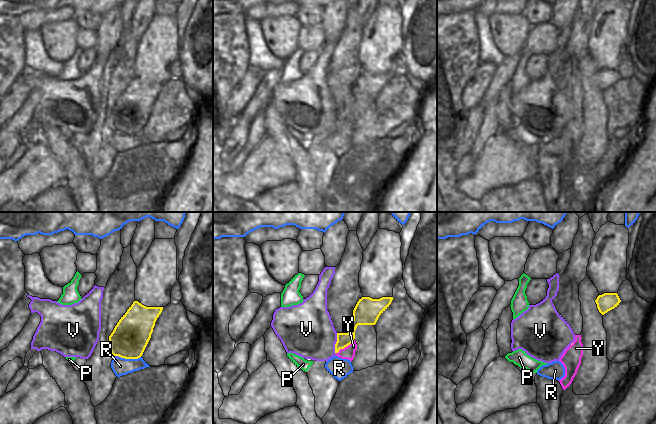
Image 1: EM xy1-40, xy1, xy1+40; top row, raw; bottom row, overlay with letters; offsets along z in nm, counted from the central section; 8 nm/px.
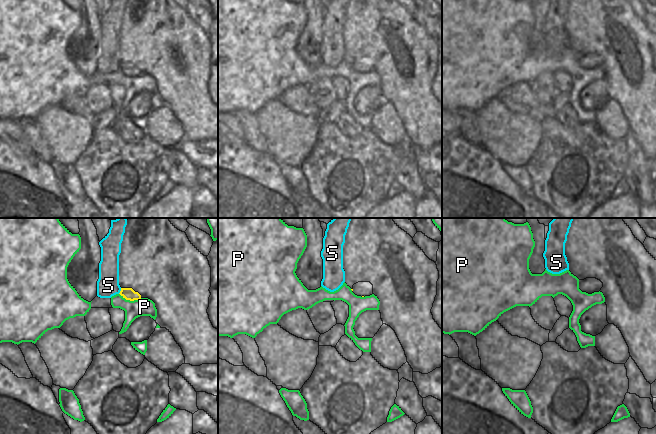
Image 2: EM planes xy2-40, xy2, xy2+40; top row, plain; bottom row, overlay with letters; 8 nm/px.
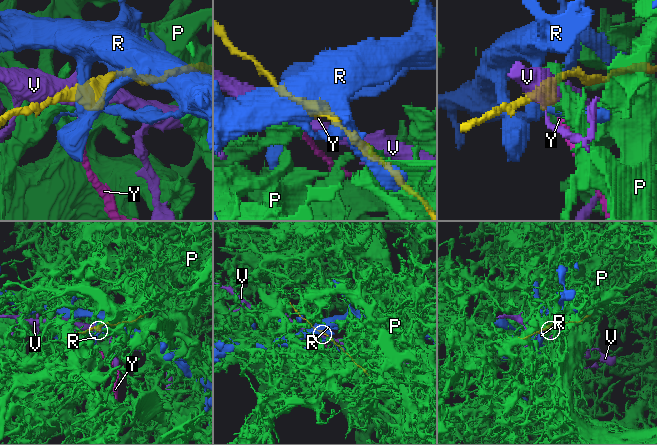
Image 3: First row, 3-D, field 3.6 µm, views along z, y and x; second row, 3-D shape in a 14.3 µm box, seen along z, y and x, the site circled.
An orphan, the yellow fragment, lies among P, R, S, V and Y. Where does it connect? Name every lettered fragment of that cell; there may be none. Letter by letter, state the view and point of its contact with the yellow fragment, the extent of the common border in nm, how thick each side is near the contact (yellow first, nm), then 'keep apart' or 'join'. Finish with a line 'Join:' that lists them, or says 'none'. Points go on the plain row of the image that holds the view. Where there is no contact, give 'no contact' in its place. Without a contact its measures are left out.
P: meets yellow in xy2-40 at (130, 76); contact 190 nm long; 100 nm thick on the yellow side, 140 nm on the other; keep apart
R: meets yellow in xy1-40 at (129, 134); contact 180 nm long; 300 nm thick on the yellow side, 140 nm on the other; keep apart
S: meets yellow in xy2-40 at (120, 67); contact 50 nm long; 100 nm thick on the yellow side, 180 nm on the other; keep apart
V: meets yellow in xy1 at (336, 119); contact 170 nm long; 110 nm thick on the yellow side, 420 nm on the other; keep apart
Y: meets yellow in xy1 at (345, 122); contact 190 nm long; 110 nm thick on the yellow side, 100 nm on the other; keep apart
Join: none

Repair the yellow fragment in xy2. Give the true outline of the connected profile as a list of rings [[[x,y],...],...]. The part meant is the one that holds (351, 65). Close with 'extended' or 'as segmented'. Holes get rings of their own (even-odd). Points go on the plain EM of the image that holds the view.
[[[358,58],[351,66],[357,72],[370,72],[373,70],[373,61],[370,58]]]; extended

